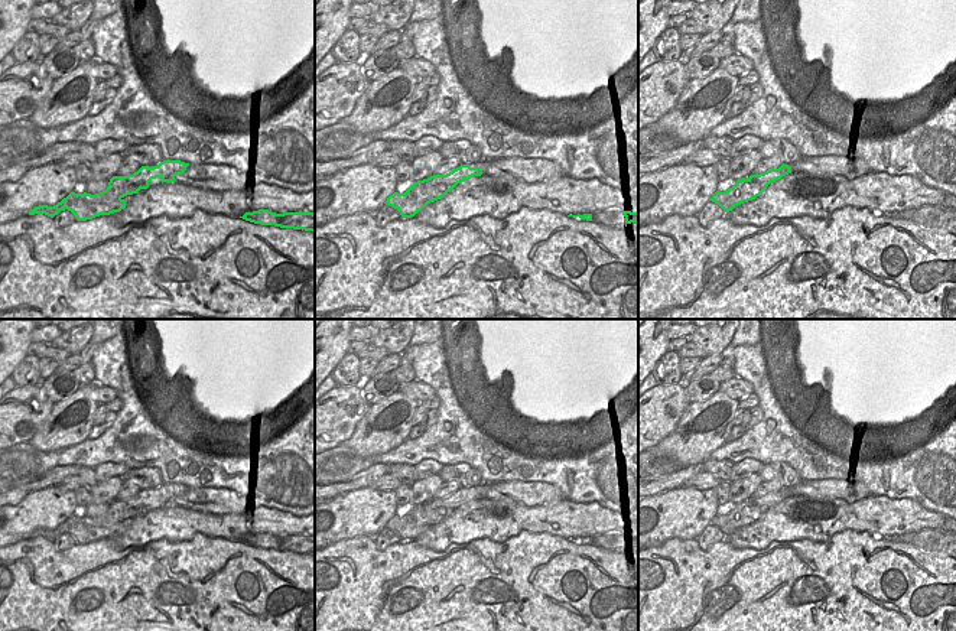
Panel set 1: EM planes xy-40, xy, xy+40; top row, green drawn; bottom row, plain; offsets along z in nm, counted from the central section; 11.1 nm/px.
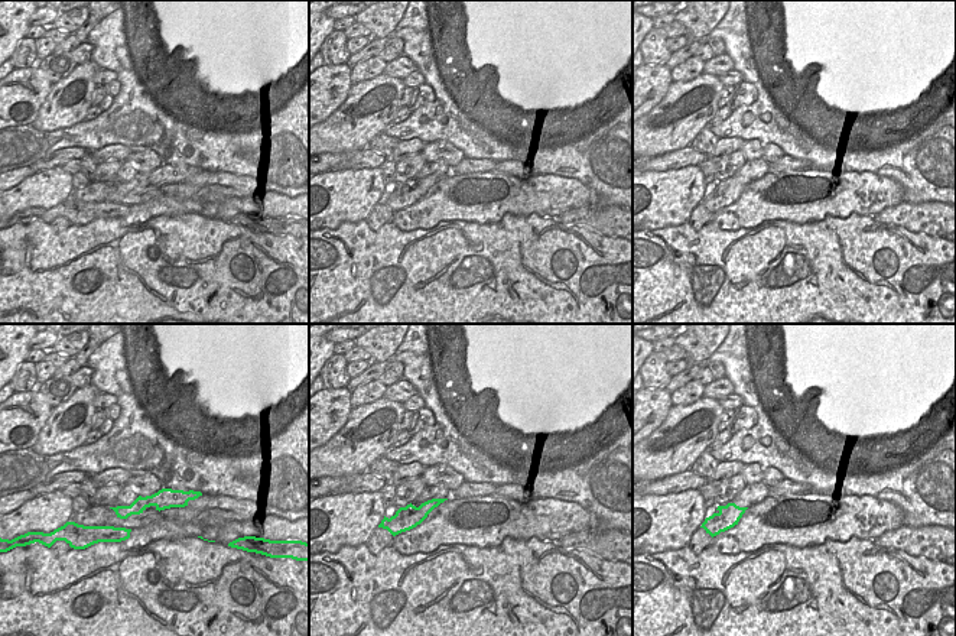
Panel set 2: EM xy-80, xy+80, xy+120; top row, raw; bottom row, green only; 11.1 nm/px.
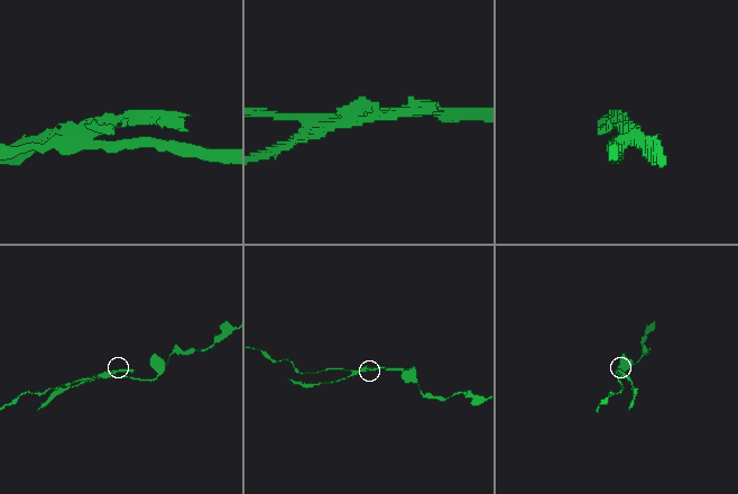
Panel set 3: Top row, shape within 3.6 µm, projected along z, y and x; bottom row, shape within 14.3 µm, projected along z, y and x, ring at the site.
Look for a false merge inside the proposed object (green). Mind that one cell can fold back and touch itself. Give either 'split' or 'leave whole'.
split

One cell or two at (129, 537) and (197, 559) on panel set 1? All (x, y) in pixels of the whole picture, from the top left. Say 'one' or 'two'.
two

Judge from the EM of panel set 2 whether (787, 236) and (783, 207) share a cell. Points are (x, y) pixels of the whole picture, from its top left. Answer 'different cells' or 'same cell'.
different cells

